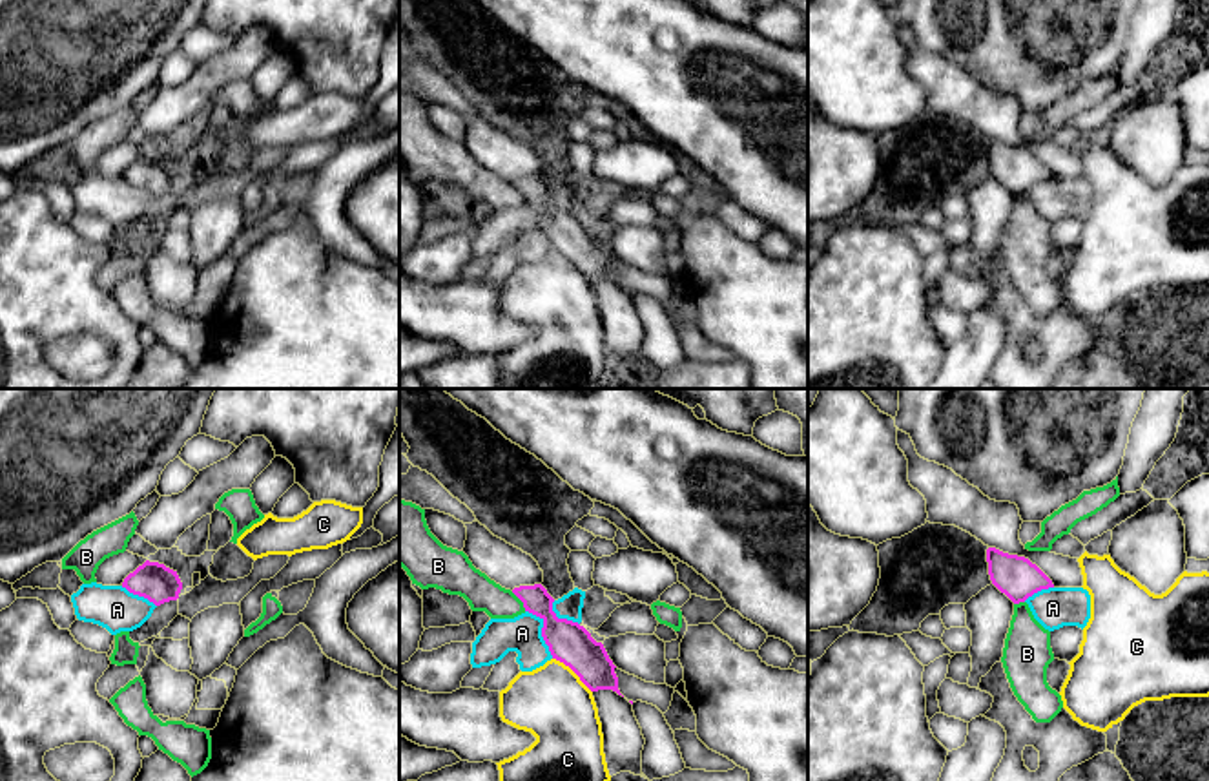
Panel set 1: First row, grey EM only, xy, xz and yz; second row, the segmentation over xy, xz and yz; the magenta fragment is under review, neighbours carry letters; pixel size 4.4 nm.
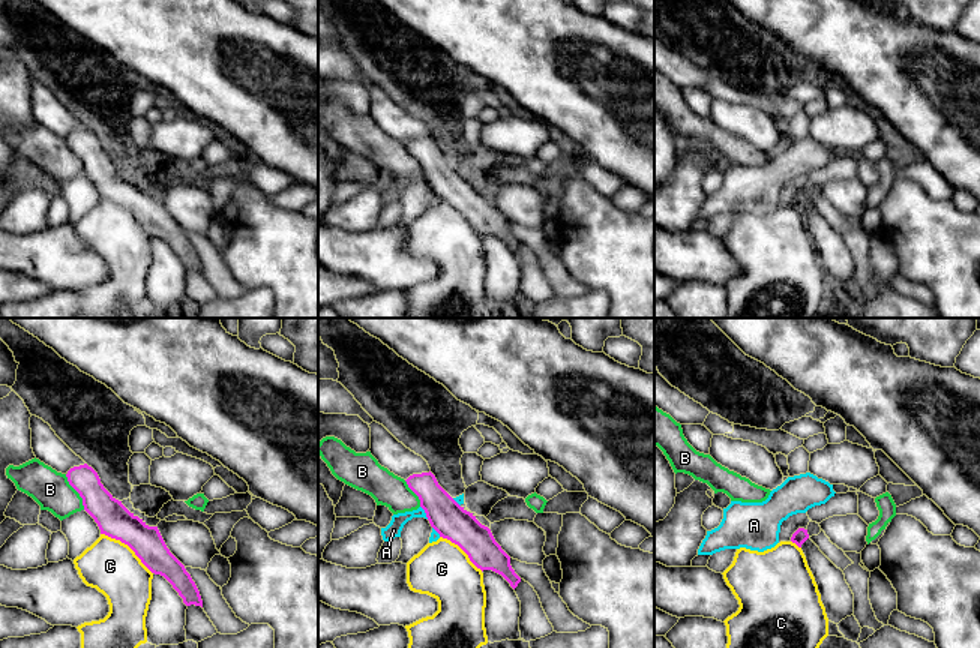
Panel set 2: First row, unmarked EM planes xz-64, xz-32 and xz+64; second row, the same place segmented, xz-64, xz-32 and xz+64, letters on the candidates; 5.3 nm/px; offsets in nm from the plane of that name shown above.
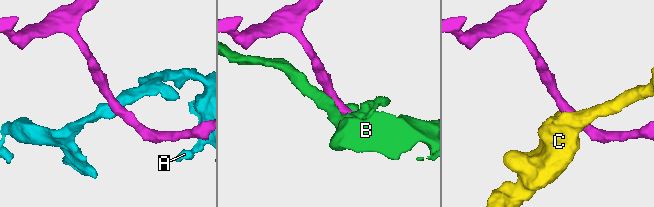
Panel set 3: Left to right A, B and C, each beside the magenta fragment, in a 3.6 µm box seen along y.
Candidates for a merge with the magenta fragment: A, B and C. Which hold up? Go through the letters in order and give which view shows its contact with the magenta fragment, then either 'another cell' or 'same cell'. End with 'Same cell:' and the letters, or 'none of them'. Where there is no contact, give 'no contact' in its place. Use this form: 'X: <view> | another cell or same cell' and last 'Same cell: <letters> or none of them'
A: xz | same cell
B: xz | another cell
C: xz | another cell
Same cell: A

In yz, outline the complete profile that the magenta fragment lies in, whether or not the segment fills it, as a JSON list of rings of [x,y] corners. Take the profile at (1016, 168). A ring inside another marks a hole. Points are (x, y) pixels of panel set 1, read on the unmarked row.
[[[987,141],[992,175],[1014,195],[1027,193],[1034,210],[1049,223],[1063,217],[1085,219],[1090,210],[1090,186],[1083,179],[1056,179],[1028,150]]]

